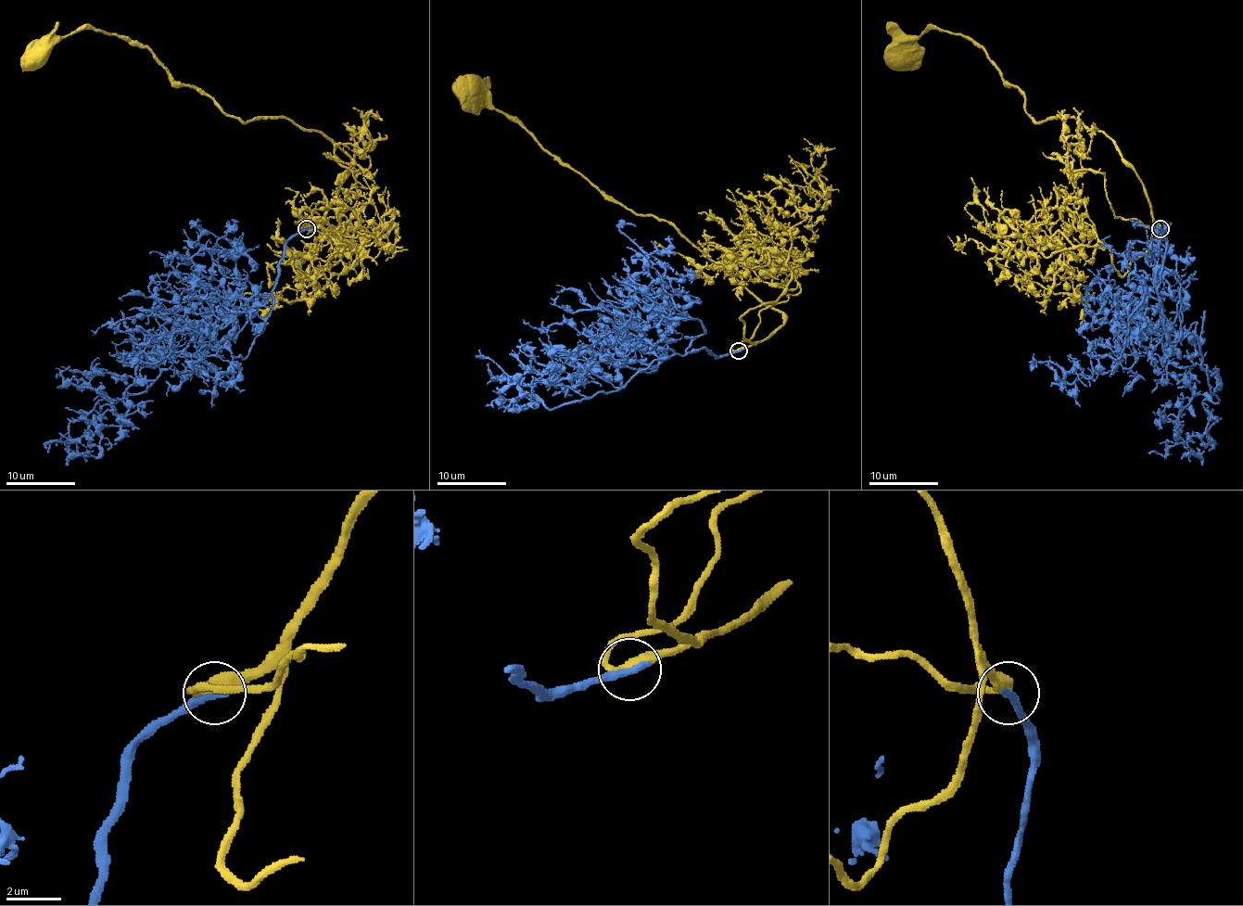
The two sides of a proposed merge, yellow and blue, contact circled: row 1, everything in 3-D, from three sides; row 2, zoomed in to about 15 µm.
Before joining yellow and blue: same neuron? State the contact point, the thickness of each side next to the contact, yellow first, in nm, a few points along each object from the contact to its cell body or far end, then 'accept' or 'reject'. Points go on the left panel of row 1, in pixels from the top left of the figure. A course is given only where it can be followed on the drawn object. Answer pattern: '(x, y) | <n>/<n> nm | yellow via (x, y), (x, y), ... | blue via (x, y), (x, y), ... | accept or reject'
(307, 228) | 400/360 nm | yellow via (307, 229), (352, 168), (324, 135), (286, 118), (241, 121), (115, 35), (77, 29), (39, 53) | blue via (307, 229), (239, 331), (195, 334), (143, 391), (100, 395), (127, 412), (88, 453) | accept

